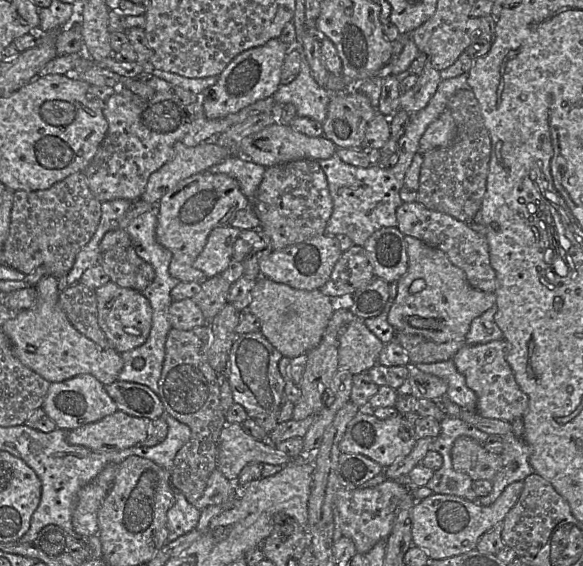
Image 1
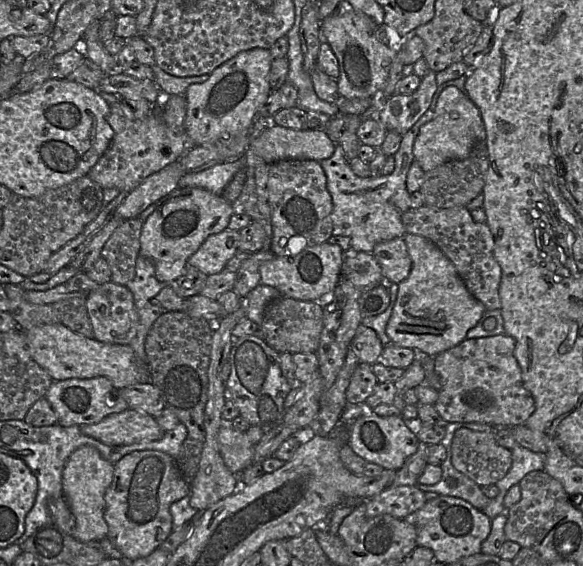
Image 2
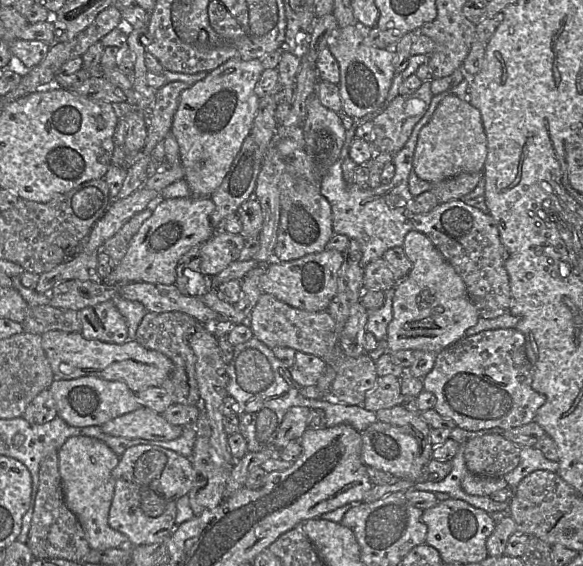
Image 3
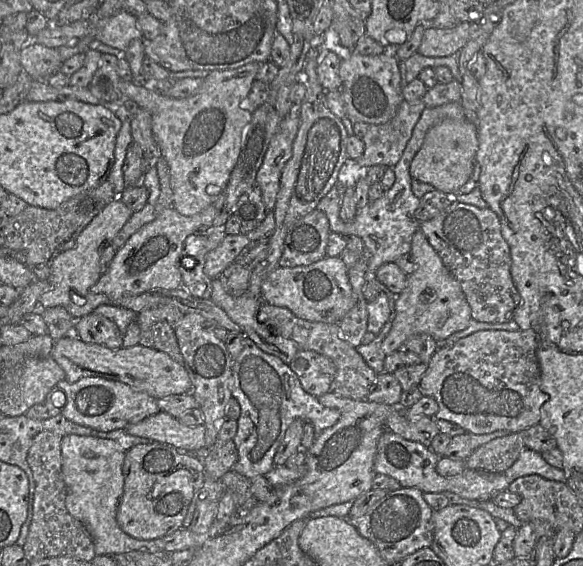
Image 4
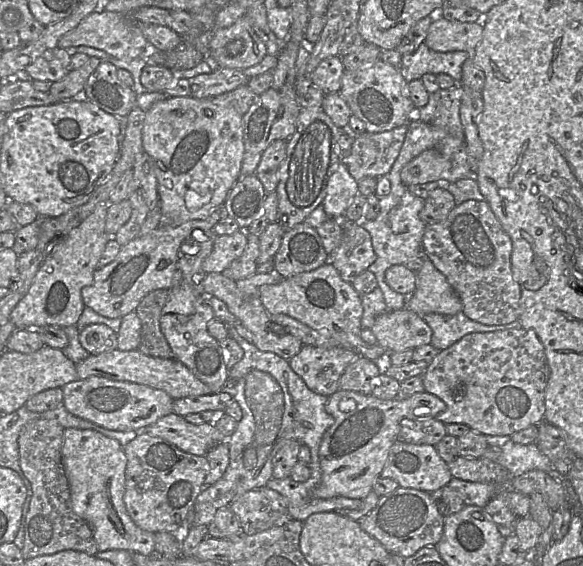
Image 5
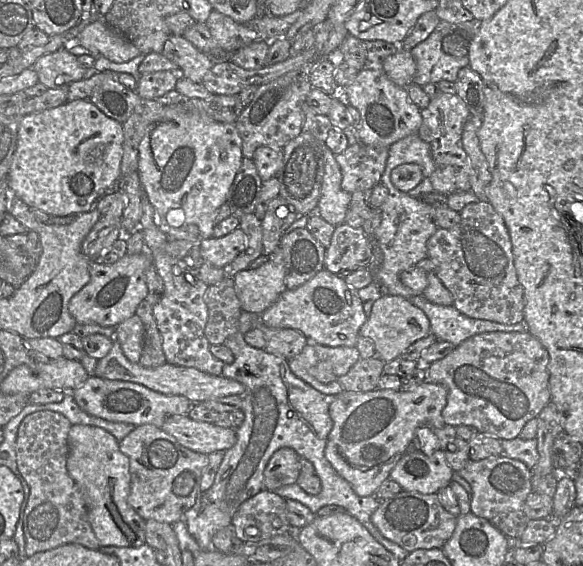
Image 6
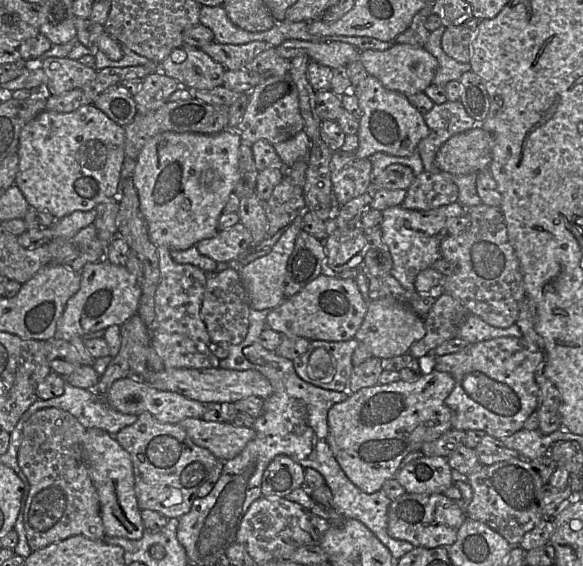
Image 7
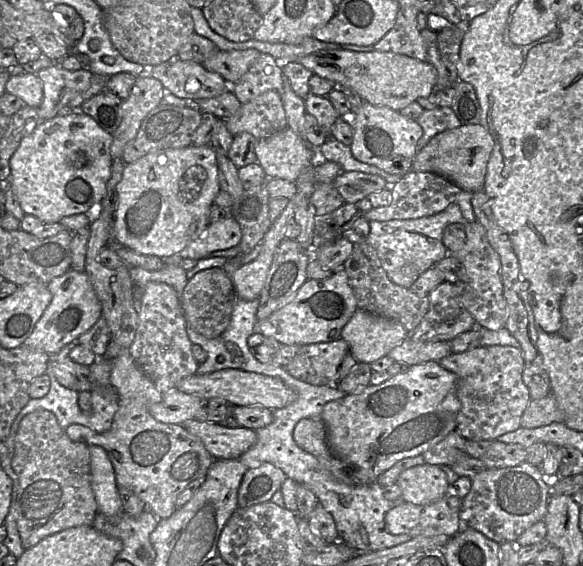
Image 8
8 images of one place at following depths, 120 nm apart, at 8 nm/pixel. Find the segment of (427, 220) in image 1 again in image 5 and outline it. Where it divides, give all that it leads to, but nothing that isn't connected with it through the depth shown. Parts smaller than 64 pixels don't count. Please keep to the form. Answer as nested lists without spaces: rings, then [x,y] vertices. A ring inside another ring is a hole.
[[[467,200],[456,205],[444,221],[427,224],[423,252],[446,277],[469,319],[485,325],[518,320],[521,288],[511,269],[512,240],[486,200]]]

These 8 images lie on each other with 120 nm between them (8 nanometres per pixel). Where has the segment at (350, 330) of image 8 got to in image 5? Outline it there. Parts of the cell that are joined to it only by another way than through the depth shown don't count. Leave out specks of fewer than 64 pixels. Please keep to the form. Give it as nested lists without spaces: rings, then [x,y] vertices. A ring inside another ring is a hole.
[[[406,308],[385,311],[370,329],[387,352],[403,352],[431,344],[432,329],[422,317]]]

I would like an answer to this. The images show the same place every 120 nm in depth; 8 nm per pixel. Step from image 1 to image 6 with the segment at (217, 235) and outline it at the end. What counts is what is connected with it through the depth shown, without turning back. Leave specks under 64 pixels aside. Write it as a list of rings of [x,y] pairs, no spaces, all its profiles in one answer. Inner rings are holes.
[[[236,228],[220,238],[202,239],[200,253],[205,262],[223,268],[244,251],[245,247],[246,235],[241,228]]]

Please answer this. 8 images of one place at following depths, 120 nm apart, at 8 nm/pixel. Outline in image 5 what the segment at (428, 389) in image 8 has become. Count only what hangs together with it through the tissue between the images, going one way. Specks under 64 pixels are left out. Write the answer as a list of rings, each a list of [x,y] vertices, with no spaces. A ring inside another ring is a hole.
[[[337,390],[328,397],[325,410],[335,422],[325,432],[319,449],[321,479],[312,491],[312,497],[330,499],[346,497],[363,499],[373,490],[375,480],[387,462],[389,450],[398,440],[404,419],[423,421],[446,409],[446,404],[426,391],[400,400],[382,400],[349,390]]]

